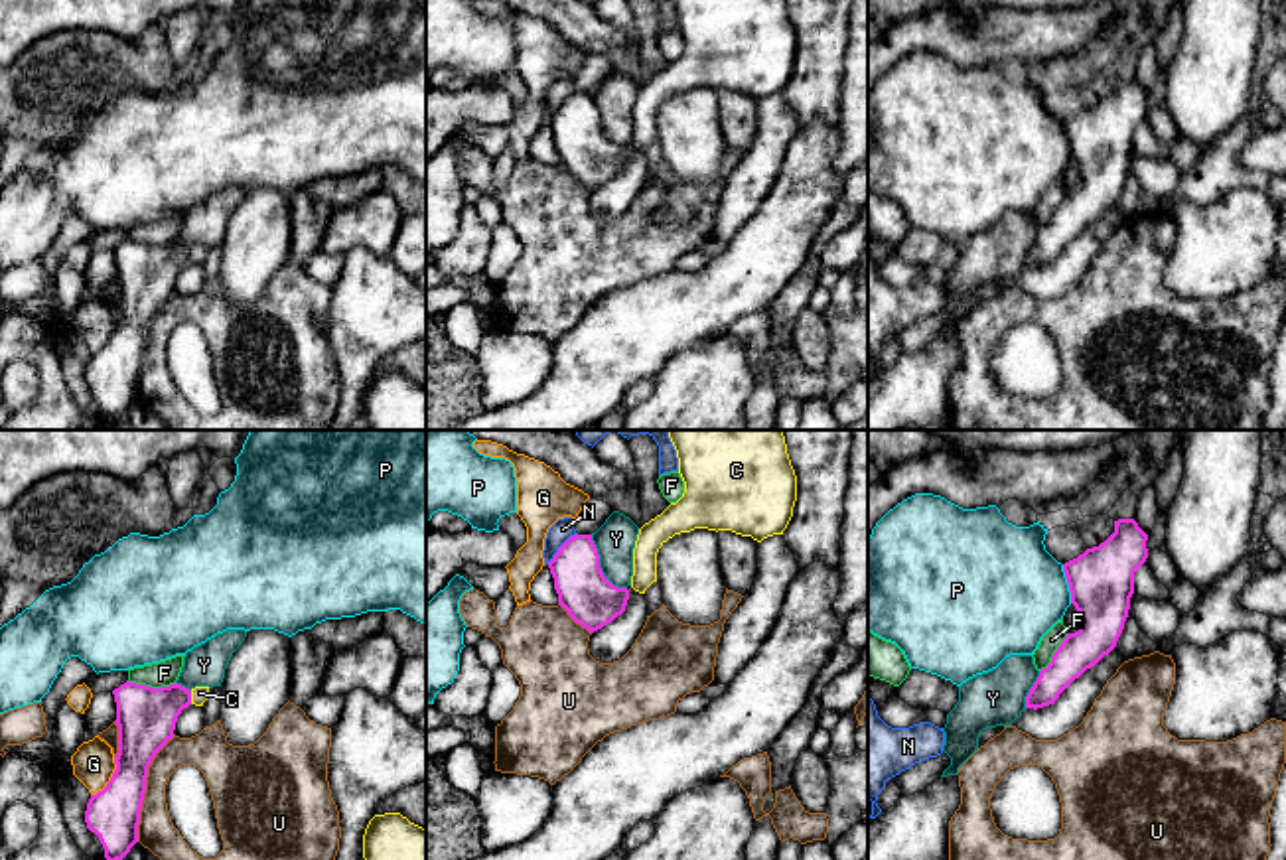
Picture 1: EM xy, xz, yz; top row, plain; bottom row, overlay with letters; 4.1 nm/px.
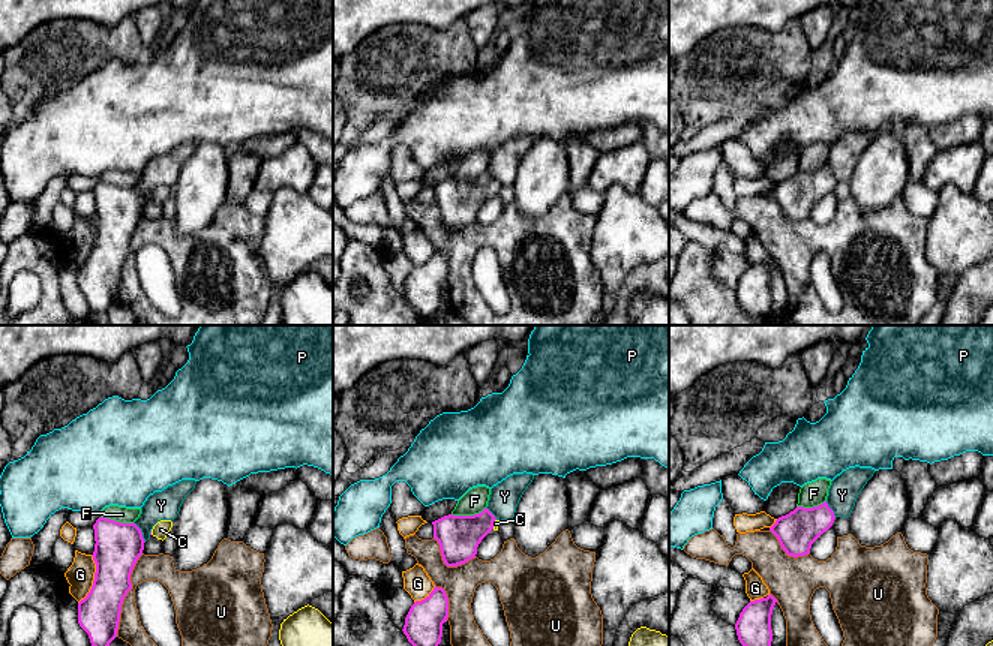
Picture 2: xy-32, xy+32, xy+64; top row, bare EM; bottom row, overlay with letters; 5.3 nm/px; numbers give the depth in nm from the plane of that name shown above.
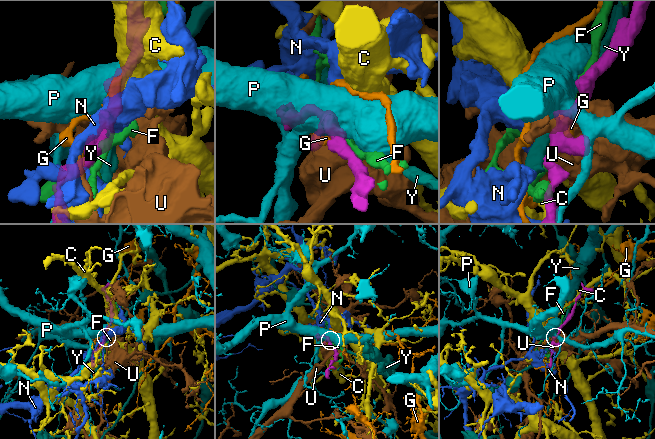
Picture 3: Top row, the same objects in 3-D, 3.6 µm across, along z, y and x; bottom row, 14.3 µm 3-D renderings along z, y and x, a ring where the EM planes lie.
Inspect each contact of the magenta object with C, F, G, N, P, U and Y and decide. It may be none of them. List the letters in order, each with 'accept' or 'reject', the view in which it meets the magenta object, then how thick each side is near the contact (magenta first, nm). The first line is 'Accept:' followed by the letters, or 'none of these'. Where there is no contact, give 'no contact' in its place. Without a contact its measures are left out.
Accept: C
C: accept | xy | 240/60 nm
F: reject | xy | 240/110 nm
G: reject | xy | 220/180 nm
N: reject | xz | 220/90 nm
P: reject | yz | 280/460 nm
U: reject | xy | 220/150 nm
Y: reject | xz | 220/160 nm

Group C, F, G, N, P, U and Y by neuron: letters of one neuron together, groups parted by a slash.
C / F / G / N / P / U / Y

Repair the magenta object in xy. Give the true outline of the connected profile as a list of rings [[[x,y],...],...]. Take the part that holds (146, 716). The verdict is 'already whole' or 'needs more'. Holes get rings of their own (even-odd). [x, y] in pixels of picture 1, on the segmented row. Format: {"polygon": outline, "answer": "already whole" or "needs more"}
{"polygon": [[[126,681],[112,690],[116,702],[116,769],[103,791],[91,795],[85,823],[105,848],[107,860],[122,860],[138,842],[148,767],[174,738],[178,716],[189,704],[203,706],[209,686],[162,688]]], "answer": "needs more"}

